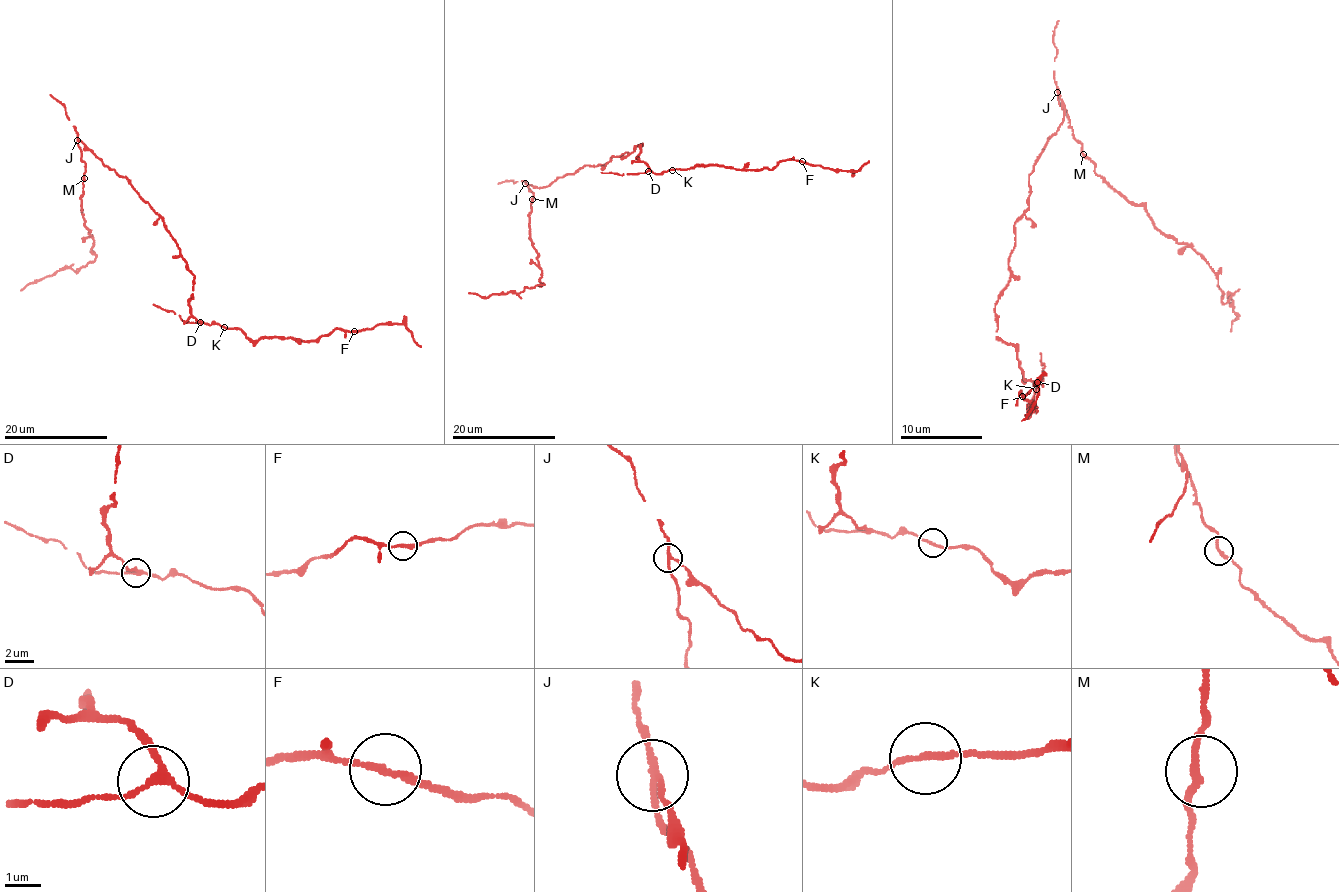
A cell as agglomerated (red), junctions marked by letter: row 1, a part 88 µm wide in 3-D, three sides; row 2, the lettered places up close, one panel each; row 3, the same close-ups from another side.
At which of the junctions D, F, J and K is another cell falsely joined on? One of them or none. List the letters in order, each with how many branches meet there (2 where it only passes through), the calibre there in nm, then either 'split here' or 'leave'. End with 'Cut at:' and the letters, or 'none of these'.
D: branches 3; calibre 200 nm; leave
F: branches 2; calibre 200 nm; leave
J: branches 3; calibre 160 nm; split here
K: branches 2; calibre 170 nm; leave
Cut at: J

